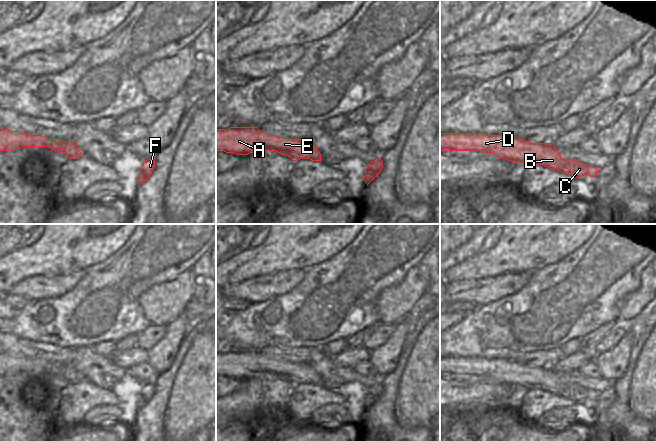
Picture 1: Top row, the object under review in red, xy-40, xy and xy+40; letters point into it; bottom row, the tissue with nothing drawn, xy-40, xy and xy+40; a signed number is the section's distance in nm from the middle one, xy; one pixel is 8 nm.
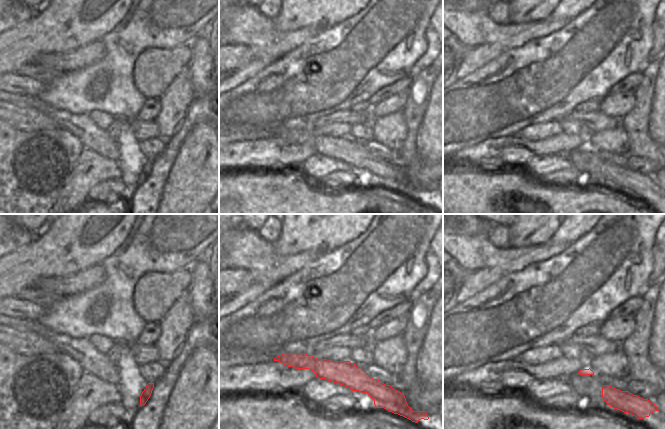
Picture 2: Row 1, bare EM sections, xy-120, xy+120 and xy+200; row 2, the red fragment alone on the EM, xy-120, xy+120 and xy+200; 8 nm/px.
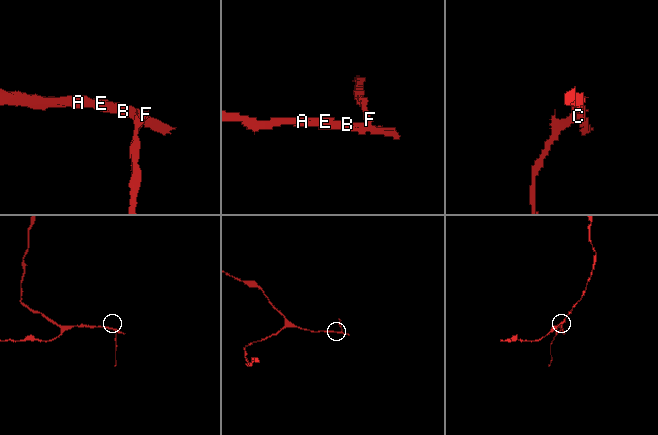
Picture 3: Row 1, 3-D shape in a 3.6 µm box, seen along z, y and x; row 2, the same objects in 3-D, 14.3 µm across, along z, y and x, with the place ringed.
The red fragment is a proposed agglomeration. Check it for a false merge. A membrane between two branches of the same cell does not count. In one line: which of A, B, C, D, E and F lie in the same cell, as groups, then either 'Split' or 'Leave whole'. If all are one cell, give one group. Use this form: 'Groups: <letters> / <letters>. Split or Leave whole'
Groups: A B C D E / F. Split.

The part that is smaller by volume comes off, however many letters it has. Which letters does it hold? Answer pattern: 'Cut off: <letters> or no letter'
Cut off: F

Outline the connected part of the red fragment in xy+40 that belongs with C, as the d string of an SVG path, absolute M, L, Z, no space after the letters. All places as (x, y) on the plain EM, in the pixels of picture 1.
M440 357L440 375L480 375L492 377L513 387L542 389L572 401L596 401L600 391L580 385L562 383L558 374L549 367L532 367L509 359L486 357Z

